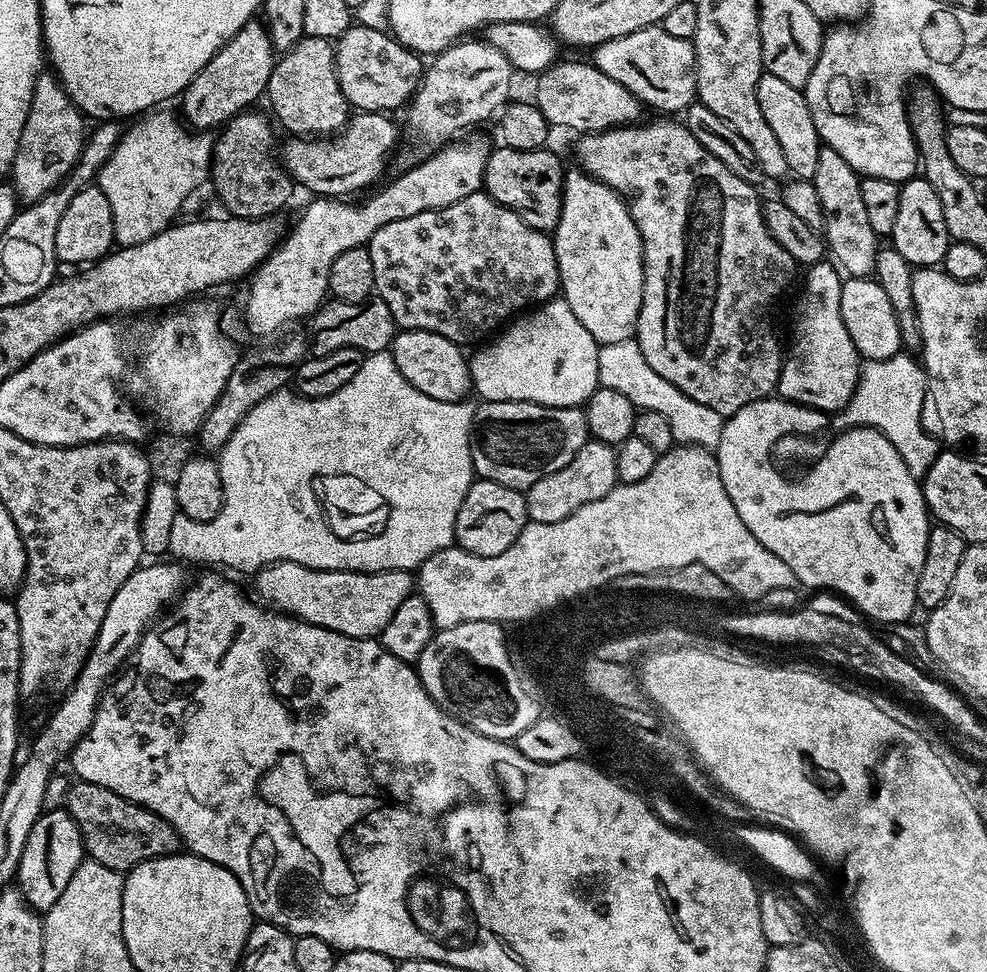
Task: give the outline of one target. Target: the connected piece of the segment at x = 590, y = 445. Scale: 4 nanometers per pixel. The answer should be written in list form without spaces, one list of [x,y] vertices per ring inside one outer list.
[[[589,439],[582,450],[578,450],[578,454],[574,454],[574,458],[562,466],[562,470],[554,470],[554,474],[538,478],[538,482],[524,492],[528,519],[533,524],[562,522],[562,518],[570,518],[578,506],[586,506],[586,502],[598,502],[598,498],[605,496],[617,483],[615,447]]]

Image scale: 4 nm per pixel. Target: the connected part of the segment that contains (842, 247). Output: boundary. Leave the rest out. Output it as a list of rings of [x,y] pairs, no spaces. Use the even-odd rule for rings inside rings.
[[[827,146],[821,147],[812,185],[814,190],[818,190],[818,202],[822,206],[822,218],[824,219],[822,239],[831,259],[848,276],[872,276],[876,270],[878,237],[870,226],[862,203],[860,182],[861,177],[850,166],[850,162],[846,162],[846,158],[838,154],[838,150]]]

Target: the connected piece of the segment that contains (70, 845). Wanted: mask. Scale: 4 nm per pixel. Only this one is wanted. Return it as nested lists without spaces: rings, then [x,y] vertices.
[[[64,808],[45,810],[40,813],[38,822],[34,822],[30,838],[26,838],[26,850],[22,850],[22,858],[18,862],[15,887],[29,908],[45,914],[61,897],[70,878],[73,878],[74,872],[85,859],[84,839],[74,818],[70,818]]]

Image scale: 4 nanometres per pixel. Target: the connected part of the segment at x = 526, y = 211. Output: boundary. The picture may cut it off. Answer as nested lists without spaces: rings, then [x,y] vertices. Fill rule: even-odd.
[[[505,146],[493,147],[488,153],[486,170],[484,171],[483,191],[493,196],[502,206],[514,210],[522,222],[540,232],[551,233],[558,226],[558,218],[562,210],[562,194],[564,193],[565,165],[560,165],[560,160],[554,153],[548,152],[547,147],[526,150],[510,149]]]

